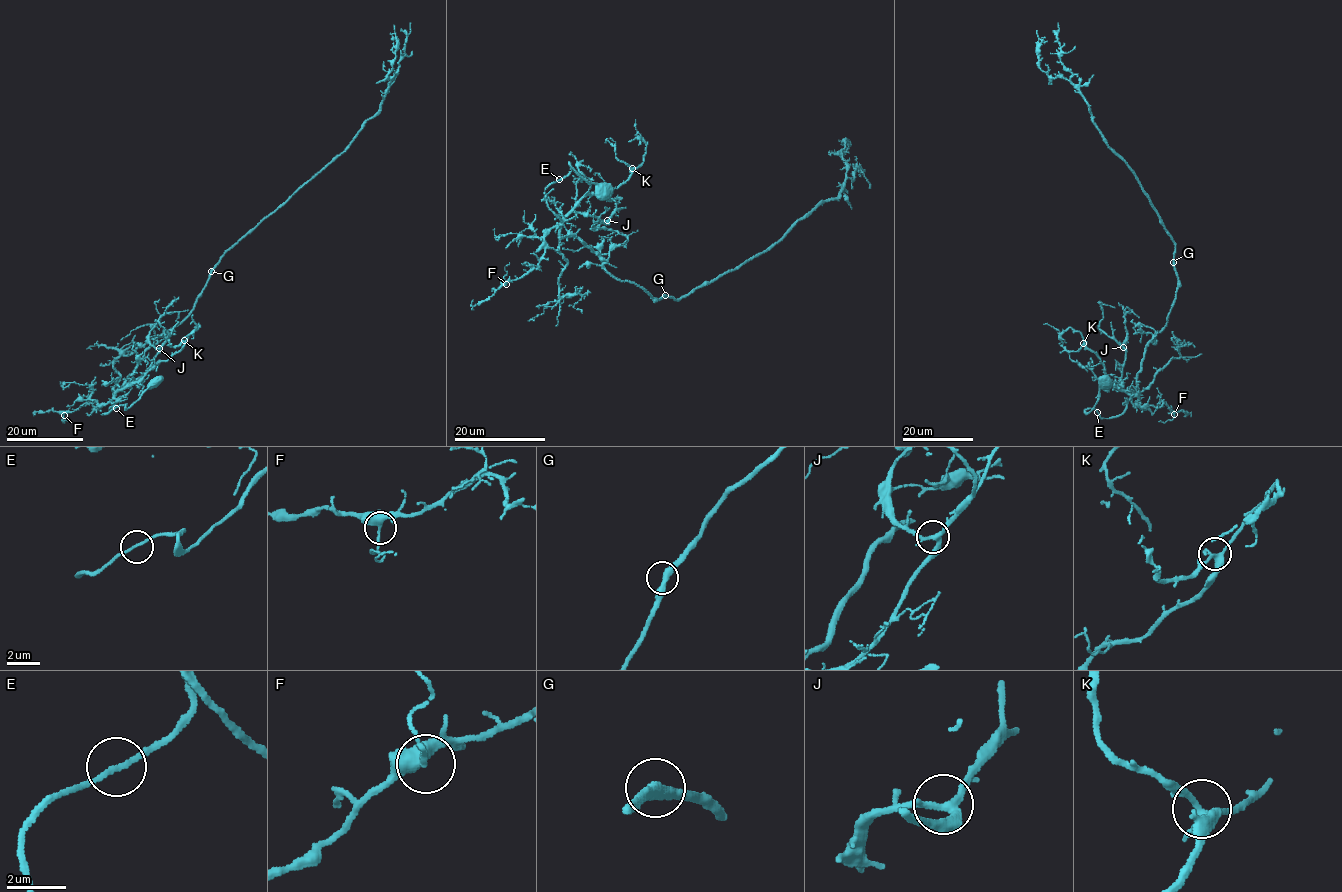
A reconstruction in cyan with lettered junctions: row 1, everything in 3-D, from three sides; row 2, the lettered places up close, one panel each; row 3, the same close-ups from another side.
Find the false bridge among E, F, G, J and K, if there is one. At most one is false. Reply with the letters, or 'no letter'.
no letter

